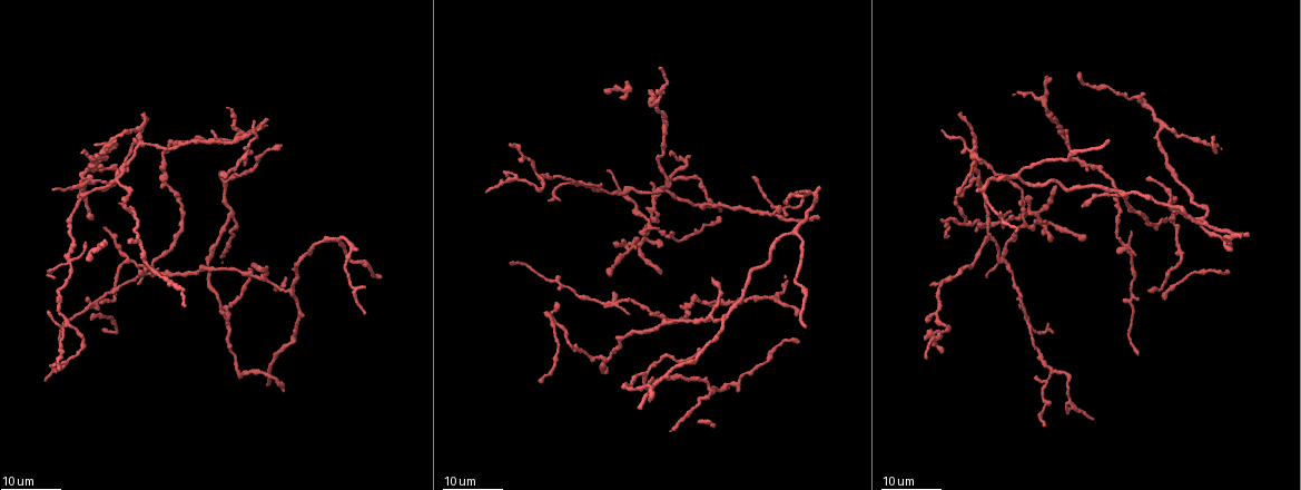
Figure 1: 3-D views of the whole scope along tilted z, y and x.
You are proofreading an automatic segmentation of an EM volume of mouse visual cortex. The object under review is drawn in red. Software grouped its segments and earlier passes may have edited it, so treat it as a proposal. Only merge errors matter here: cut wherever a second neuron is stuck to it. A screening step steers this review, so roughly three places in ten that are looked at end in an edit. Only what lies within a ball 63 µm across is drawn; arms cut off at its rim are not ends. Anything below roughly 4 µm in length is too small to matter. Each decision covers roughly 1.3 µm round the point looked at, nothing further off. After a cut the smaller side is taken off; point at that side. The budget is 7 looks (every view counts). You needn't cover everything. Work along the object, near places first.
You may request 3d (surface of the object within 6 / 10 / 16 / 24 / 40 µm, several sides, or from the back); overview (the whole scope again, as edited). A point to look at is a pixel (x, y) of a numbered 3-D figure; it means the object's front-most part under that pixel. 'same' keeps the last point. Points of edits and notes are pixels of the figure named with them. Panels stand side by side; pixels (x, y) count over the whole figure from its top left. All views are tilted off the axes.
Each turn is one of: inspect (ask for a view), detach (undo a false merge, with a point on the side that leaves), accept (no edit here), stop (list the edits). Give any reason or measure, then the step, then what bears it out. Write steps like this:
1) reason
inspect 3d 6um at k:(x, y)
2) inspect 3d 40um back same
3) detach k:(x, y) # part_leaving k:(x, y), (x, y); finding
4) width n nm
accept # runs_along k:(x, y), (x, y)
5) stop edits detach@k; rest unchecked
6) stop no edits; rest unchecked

a fork
inspect 3d 24um at 1:(541, 175)

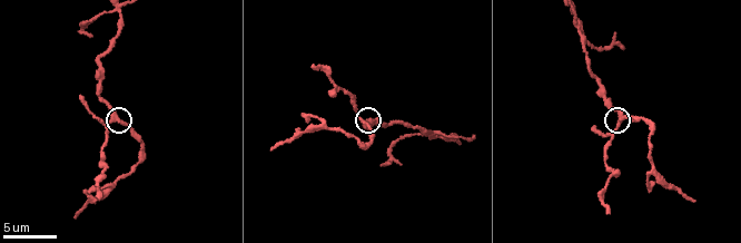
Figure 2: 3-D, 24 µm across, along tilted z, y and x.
inspect 3d 10um at 2:(363, 122)

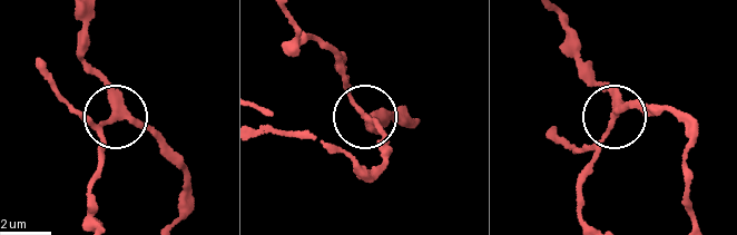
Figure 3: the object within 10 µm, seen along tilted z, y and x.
arms 3
accept # runs_along 3:(87, 16), (86, 62), (117, 101), (98, 144); all the same neuron

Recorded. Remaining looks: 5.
calibre changes
inspect 3d 6um at 2:(600, 82)

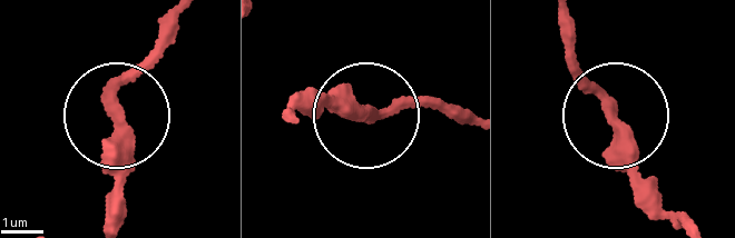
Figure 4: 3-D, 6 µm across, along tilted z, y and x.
accept # runs_along 4:(557, 16), (574, 70), (617, 118), (628, 172), (647, 192); all the same neuron

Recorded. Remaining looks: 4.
four or more arms meet
inspect 3d 16um at 1:(1045, 225)

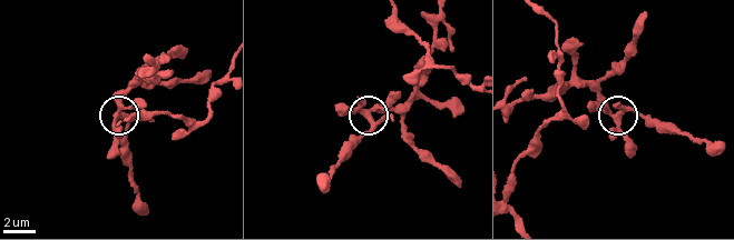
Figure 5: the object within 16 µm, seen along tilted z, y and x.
closer look
inspect 3d 6um at 5:(121, 117)

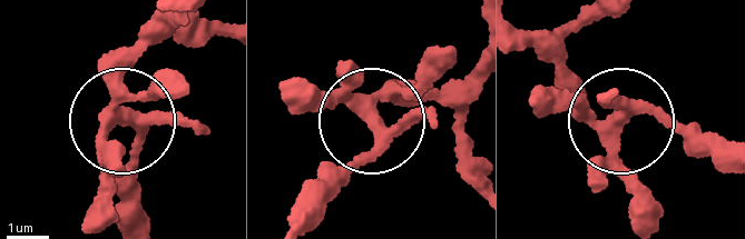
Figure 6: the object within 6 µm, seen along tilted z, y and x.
arms 4
accept # continuous, no second neuron

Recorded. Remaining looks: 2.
stop no edits; rest unchecked

